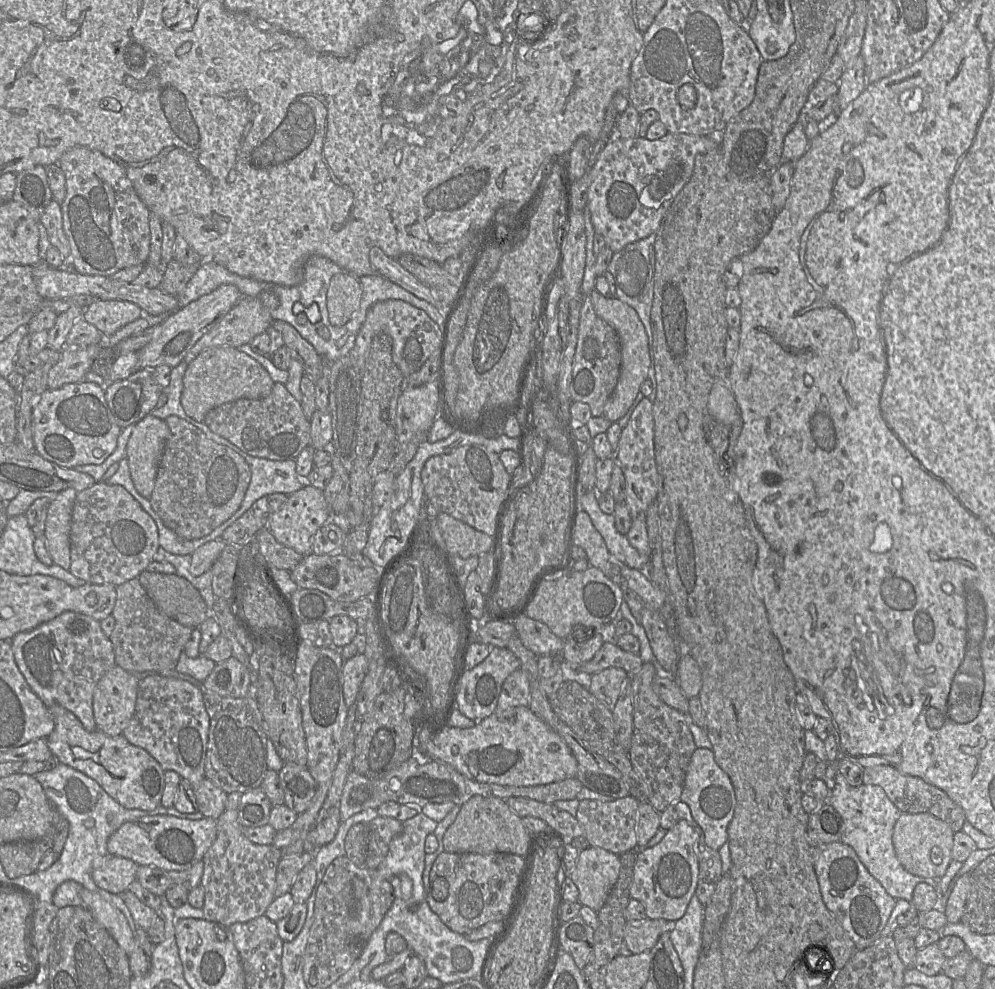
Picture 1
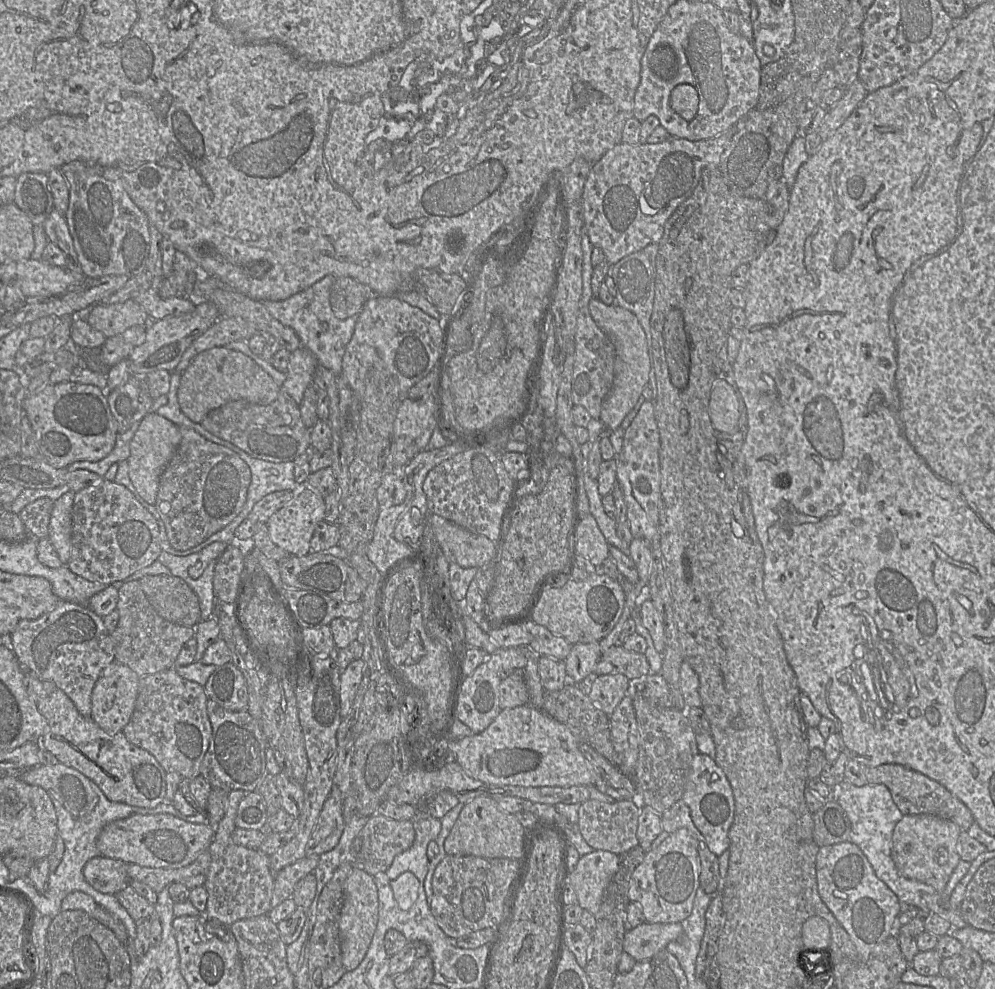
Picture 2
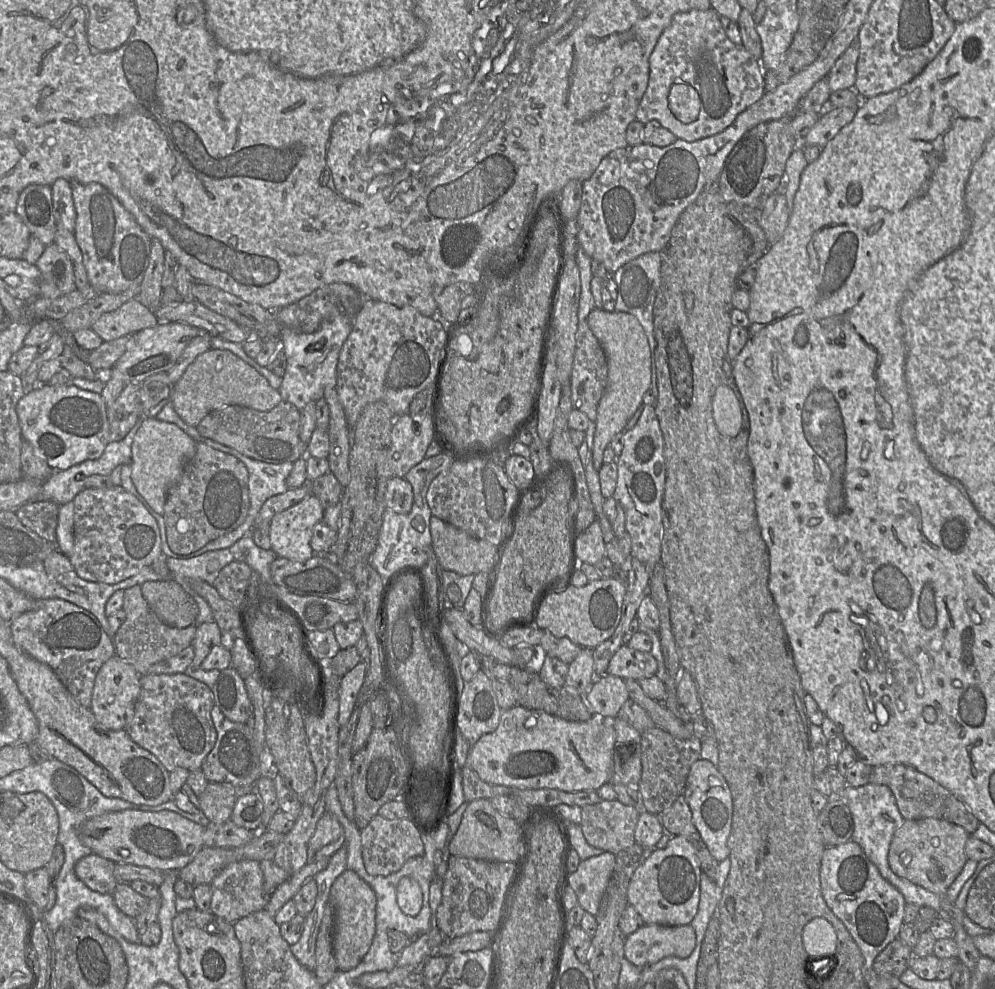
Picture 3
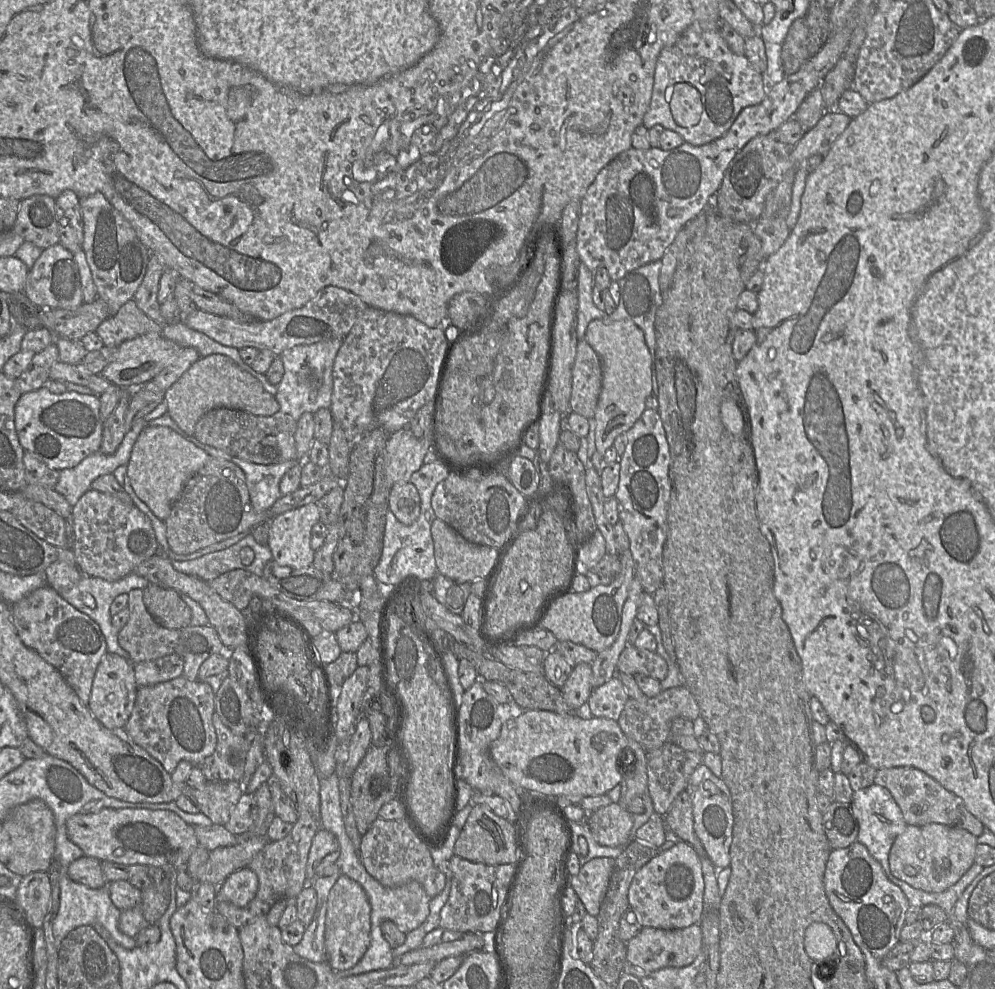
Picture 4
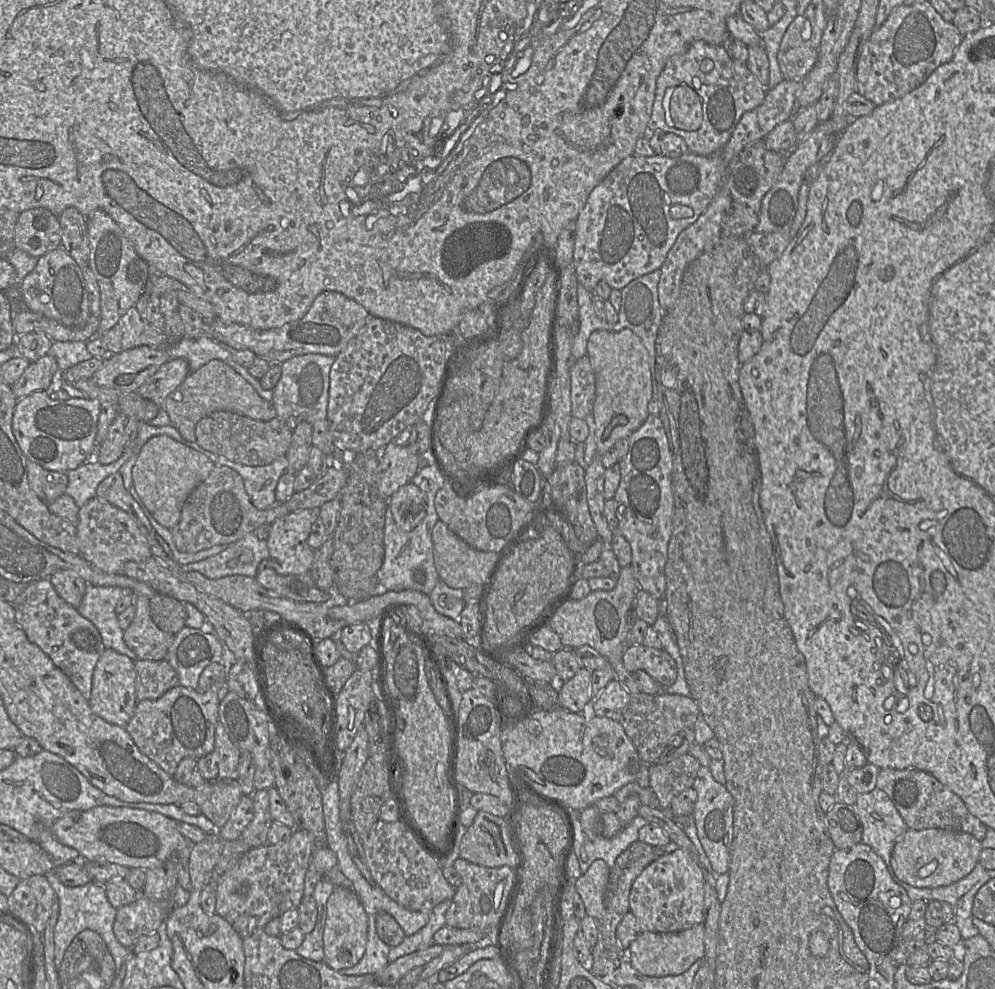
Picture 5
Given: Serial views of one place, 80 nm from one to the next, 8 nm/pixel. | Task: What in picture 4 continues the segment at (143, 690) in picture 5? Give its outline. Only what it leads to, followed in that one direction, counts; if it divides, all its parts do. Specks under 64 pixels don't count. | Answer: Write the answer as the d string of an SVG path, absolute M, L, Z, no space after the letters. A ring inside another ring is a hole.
M176 653L165 657L134 664L135 680L138 687L166 682L183 675L184 662Z

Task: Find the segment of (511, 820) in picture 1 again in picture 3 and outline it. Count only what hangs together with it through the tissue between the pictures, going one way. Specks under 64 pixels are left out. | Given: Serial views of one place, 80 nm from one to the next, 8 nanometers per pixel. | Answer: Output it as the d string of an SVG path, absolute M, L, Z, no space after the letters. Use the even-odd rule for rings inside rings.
M489 799L468 804L461 824L448 844L450 855L493 862L514 862L519 855L519 823L496 810Z

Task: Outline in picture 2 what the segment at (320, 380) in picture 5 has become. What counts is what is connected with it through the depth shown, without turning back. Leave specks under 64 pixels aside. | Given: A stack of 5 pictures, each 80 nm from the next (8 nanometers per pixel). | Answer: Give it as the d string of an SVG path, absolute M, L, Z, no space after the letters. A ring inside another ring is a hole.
M327 275L306 290L282 301L260 301L271 316L293 329L301 341L301 346L290 353L286 380L281 386L298 405L303 400L305 389L313 384L313 375L318 365L324 366L337 376L341 374L346 346L354 333L356 317L340 320L331 309L330 289L335 278L333 275Z

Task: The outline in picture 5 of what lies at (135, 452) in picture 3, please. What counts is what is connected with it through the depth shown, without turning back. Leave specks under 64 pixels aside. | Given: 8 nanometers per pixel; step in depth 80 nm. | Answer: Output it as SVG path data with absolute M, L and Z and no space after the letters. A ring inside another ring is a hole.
M162 434L151 437L141 448L132 468L133 486L154 519L172 529L181 518L181 510L192 491L215 467L204 454Z

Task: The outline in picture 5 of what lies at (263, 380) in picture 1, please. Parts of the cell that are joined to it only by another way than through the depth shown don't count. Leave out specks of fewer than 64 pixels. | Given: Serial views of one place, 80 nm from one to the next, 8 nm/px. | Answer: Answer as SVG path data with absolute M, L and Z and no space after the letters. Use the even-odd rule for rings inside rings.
M213 359L189 373L180 386L167 396L163 408L173 427L189 442L196 441L196 423L213 412L229 411L261 421L269 421L277 415L272 403L260 397L250 383L219 359Z

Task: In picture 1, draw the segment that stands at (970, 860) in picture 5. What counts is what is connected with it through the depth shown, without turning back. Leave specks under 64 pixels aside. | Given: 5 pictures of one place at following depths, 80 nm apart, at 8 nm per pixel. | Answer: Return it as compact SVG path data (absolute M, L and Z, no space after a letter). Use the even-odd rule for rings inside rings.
M902 813L893 830L893 845L896 856L909 873L939 880L946 873L953 860L954 833L947 822L930 813Z

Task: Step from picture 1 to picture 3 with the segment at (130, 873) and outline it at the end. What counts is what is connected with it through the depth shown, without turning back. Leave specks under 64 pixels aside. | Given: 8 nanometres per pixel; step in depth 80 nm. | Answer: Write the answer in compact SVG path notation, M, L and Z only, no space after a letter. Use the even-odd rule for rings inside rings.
M92 853L80 859L74 870L76 876L90 889L112 895L119 883L114 875L115 866L113 861Z

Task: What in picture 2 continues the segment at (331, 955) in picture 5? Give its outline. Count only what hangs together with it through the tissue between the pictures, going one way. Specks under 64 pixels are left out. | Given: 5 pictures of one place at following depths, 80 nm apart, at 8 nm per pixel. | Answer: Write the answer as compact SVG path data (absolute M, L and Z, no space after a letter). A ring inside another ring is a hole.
M355 866L343 886L344 901L339 921L341 960L346 972L354 970L363 960L378 920L378 894L373 876Z

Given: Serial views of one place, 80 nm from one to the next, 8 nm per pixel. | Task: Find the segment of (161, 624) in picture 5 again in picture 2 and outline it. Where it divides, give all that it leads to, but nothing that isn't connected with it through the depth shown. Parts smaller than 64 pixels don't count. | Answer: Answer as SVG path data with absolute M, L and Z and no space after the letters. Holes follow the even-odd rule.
M146 575L139 584L155 611L165 620L195 627L201 621L198 596L181 578L173 575Z

